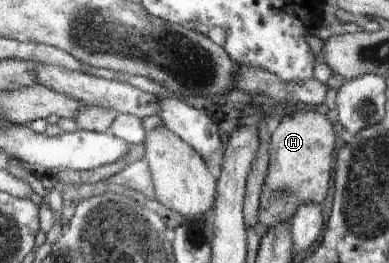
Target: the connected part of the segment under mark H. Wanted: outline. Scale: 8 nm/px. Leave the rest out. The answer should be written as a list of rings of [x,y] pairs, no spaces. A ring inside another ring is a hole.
[[[308,108],[282,115],[279,126],[271,134],[269,165],[260,195],[259,222],[269,228],[289,224],[301,204],[308,201],[322,204],[330,188],[336,142],[334,127],[321,112]]]

